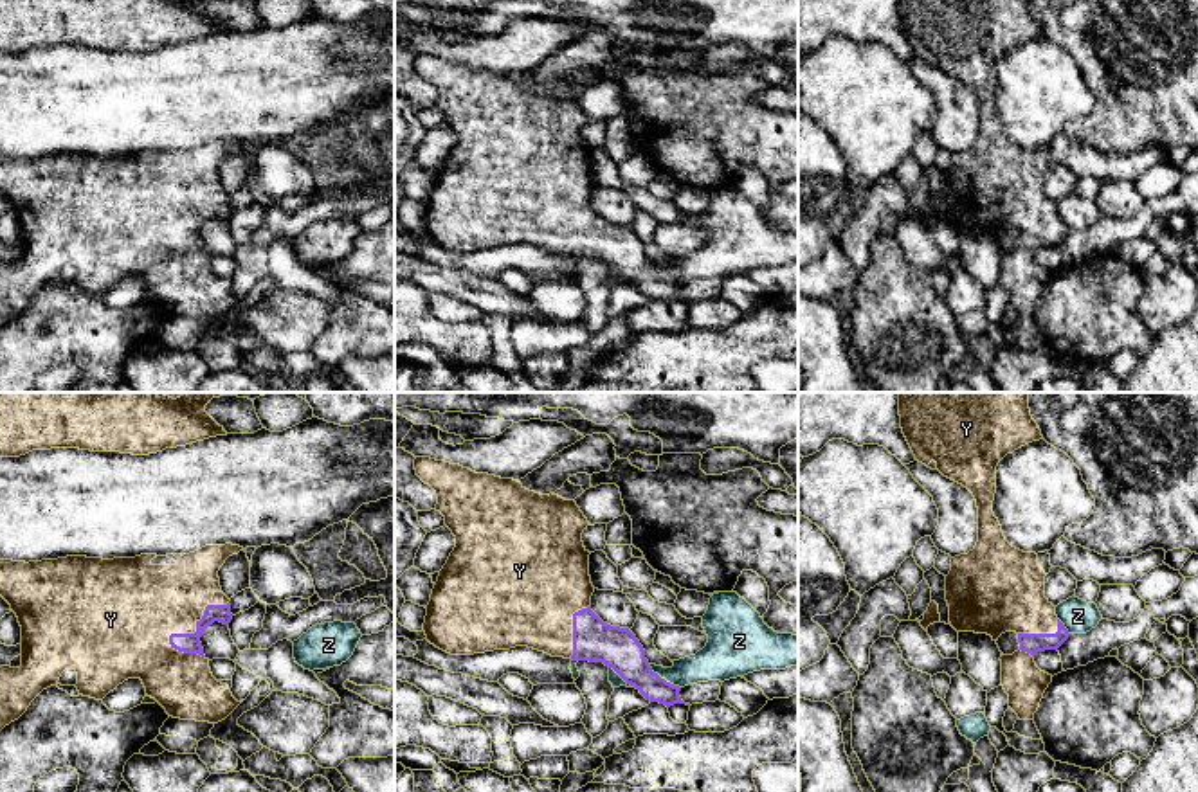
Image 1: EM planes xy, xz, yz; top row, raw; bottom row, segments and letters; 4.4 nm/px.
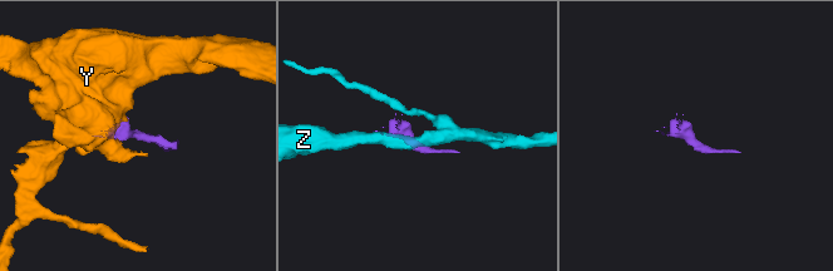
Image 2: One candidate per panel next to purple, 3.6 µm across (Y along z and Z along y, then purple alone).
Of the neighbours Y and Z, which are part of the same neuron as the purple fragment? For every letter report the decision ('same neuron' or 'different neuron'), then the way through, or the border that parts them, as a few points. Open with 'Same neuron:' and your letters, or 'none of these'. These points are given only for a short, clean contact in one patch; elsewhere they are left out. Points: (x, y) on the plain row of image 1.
Same neuron: Y
Y: same neuron
Z: different neuron

